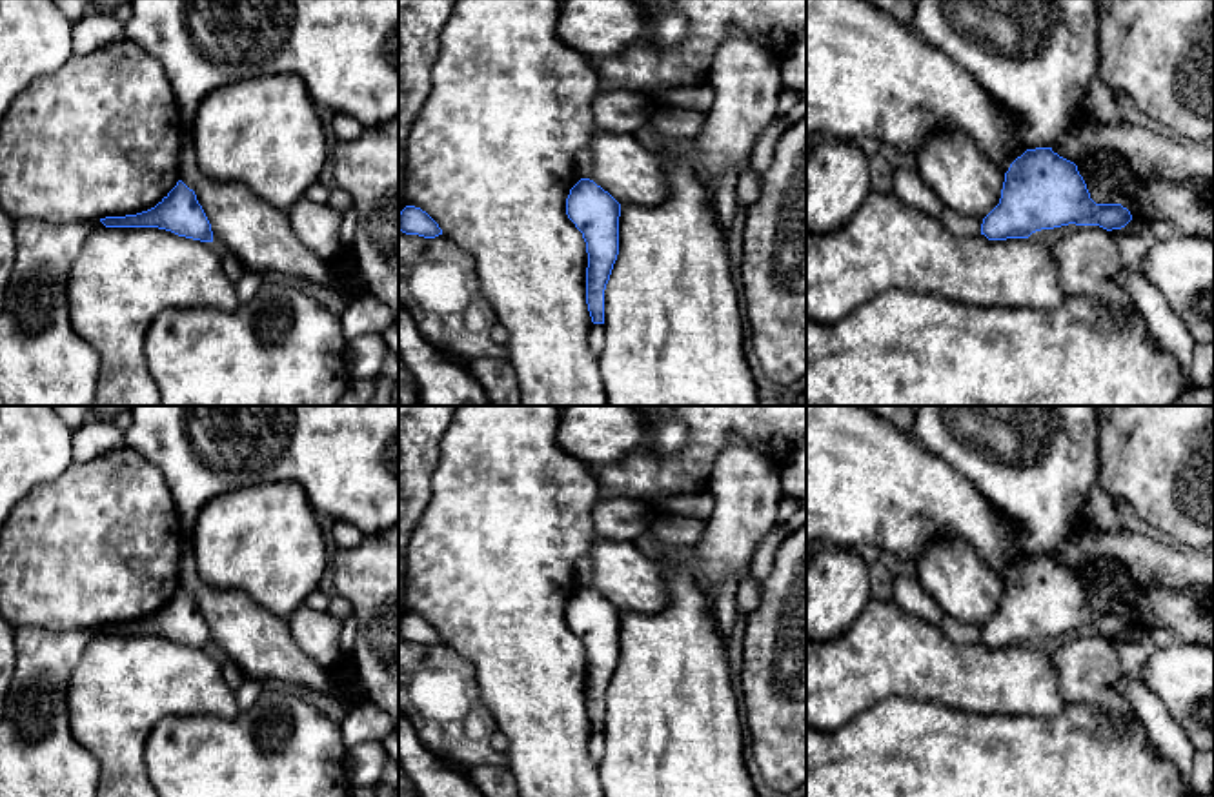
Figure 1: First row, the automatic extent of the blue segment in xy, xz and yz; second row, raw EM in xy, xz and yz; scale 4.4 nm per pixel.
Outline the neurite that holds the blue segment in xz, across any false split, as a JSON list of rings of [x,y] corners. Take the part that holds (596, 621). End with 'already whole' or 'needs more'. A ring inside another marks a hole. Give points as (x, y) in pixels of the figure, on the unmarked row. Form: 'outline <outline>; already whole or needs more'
outline [[[581,586],[570,597],[566,622],[586,650],[586,711],[592,730],[604,731],[604,697],[619,662],[621,611],[593,588]]]; already whole

